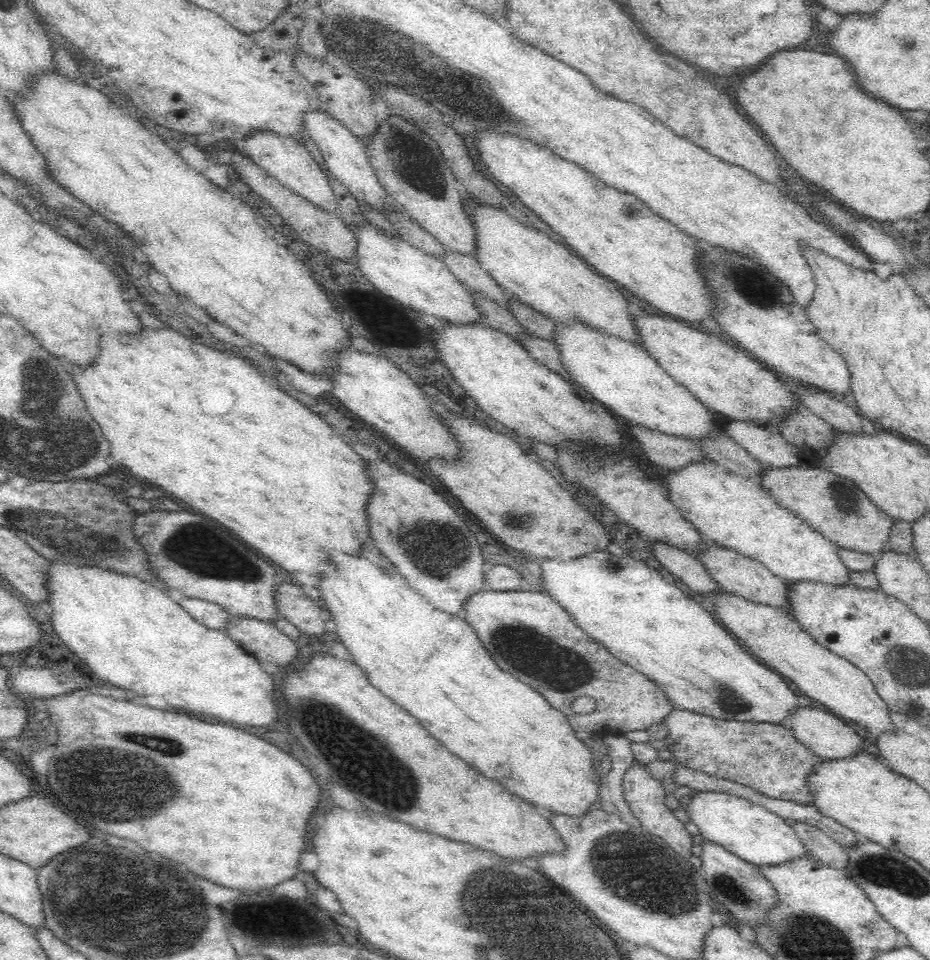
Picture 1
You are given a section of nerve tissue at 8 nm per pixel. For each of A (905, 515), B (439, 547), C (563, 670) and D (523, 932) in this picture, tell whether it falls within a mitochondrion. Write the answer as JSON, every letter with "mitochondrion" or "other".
{"A":"other","B":"mitochondrion","C":"mitochondrion","D":"mitochondrion"}

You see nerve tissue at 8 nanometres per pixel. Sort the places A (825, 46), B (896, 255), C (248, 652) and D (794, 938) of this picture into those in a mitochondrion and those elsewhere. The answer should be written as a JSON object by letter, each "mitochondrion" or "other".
{"A":"other","B":"other","C":"other","D":"mitochondrion"}

